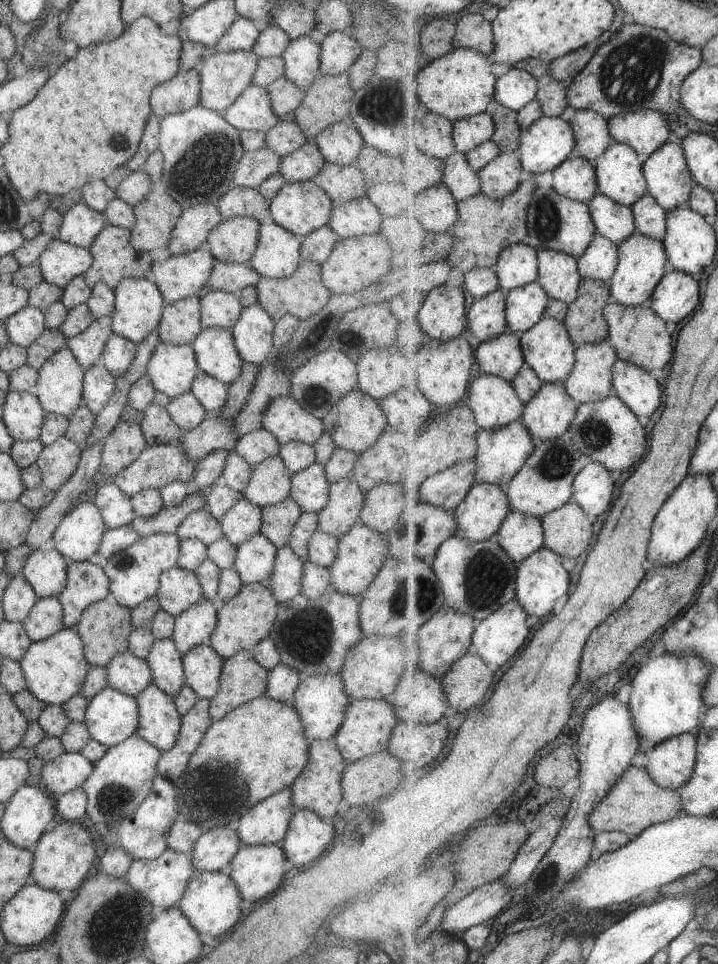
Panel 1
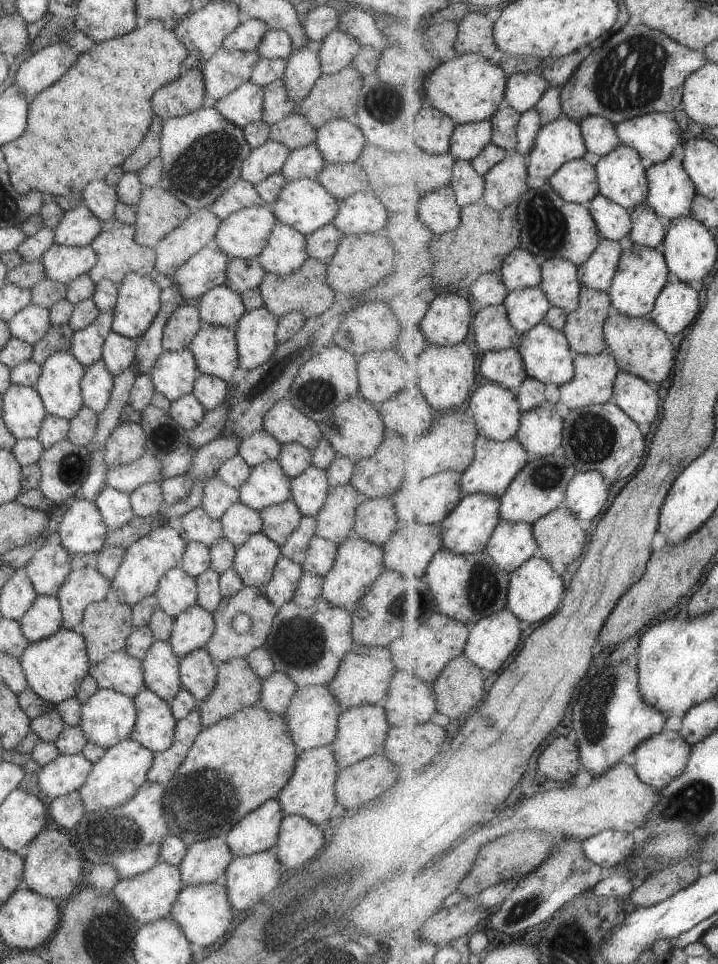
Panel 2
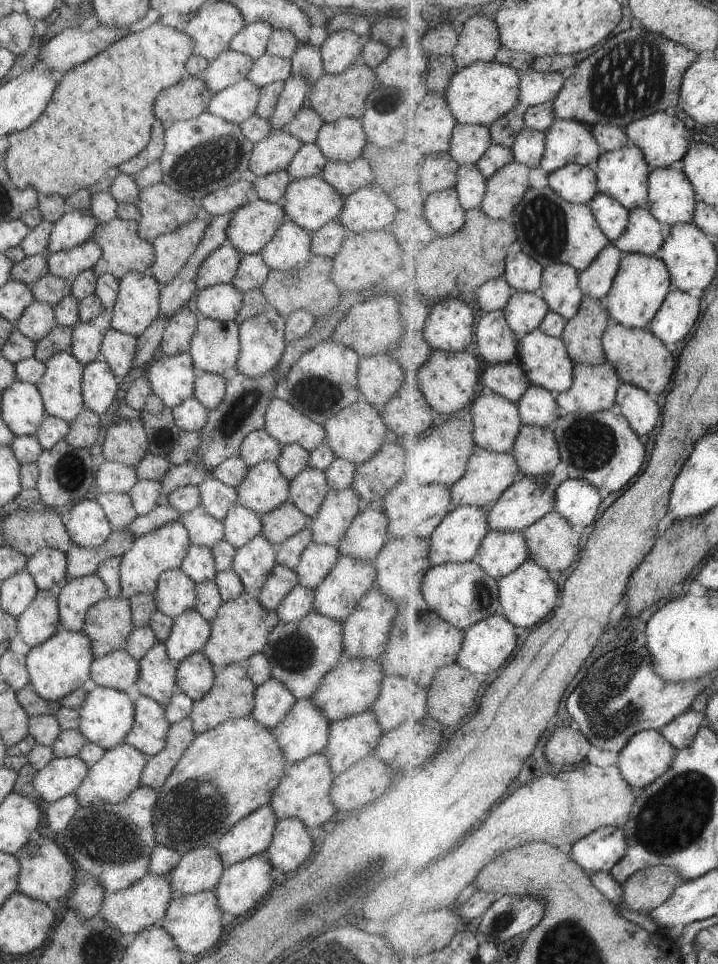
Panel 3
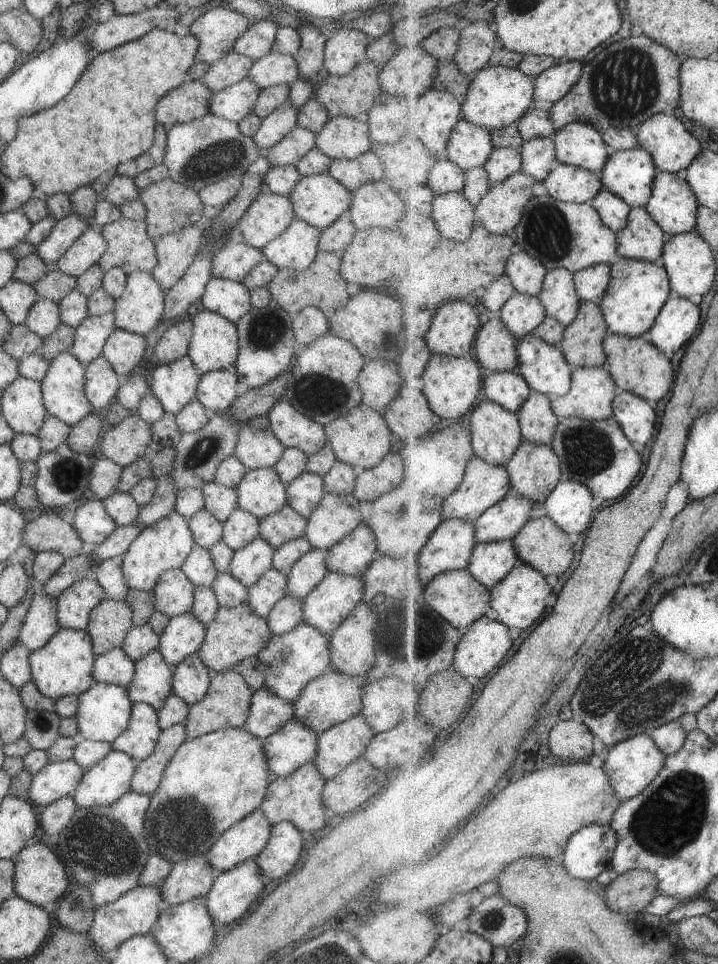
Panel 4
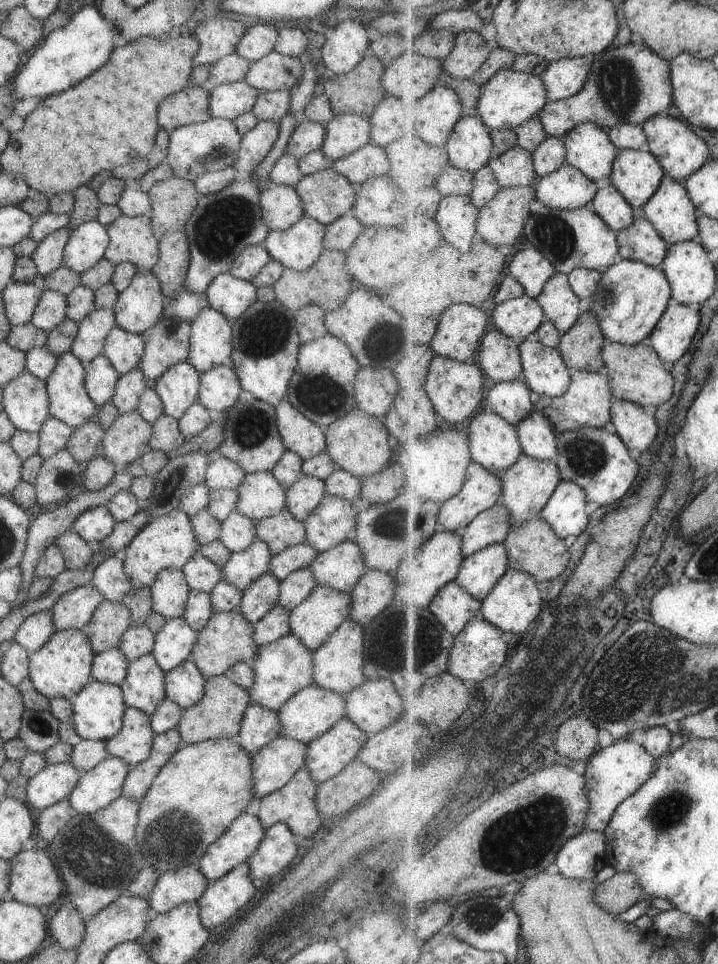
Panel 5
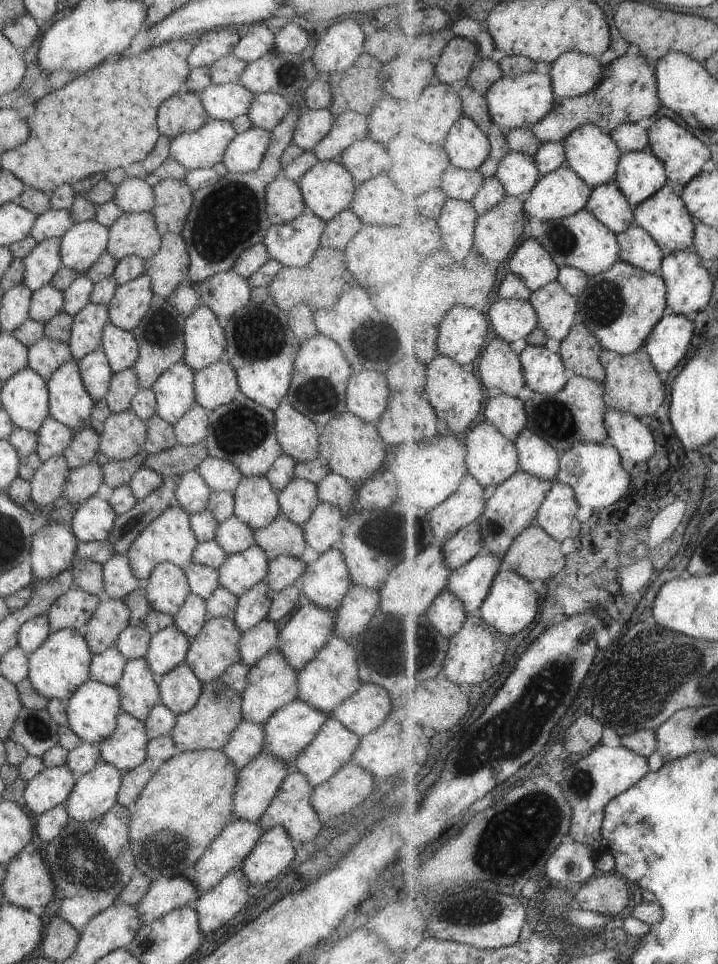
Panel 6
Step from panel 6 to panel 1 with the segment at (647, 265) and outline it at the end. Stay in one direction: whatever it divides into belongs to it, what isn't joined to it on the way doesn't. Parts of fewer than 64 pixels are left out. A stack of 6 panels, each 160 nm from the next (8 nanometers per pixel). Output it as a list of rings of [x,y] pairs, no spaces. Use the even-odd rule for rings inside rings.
[[[649,193],[642,196],[631,208],[636,218],[637,232],[662,241],[667,234],[667,215],[663,206]]]

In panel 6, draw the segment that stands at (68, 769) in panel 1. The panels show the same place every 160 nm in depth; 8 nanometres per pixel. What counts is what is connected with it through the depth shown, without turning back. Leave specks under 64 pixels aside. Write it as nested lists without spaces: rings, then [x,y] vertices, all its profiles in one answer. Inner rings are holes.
[[[64,765],[43,768],[27,781],[22,793],[22,807],[35,816],[64,804],[79,776],[73,775]]]

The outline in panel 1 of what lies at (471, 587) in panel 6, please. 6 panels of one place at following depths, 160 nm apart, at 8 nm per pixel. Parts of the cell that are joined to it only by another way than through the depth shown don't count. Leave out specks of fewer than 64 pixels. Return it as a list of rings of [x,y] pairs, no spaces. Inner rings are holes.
[[[512,510],[501,525],[497,539],[507,554],[519,565],[546,544],[546,530],[542,517]]]

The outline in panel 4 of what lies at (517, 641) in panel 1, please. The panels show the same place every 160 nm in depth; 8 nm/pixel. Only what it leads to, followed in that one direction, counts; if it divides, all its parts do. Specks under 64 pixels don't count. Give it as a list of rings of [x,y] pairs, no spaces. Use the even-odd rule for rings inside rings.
[[[485,615],[465,631],[453,668],[463,676],[485,678],[505,662],[511,648],[513,637],[509,636],[507,625],[494,615]]]

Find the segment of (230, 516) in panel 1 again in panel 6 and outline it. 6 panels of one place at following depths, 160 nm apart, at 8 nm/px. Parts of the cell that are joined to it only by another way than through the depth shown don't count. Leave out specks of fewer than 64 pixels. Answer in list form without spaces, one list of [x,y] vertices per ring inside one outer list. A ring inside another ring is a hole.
[[[233,514],[218,524],[213,540],[225,555],[237,554],[254,545],[251,528]]]

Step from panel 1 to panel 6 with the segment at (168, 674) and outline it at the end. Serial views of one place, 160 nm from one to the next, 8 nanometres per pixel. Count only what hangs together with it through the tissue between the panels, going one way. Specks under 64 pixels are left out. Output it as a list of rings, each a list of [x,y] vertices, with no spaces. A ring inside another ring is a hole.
[[[142,658],[126,661],[114,687],[119,694],[119,710],[143,723],[159,699],[157,679]]]

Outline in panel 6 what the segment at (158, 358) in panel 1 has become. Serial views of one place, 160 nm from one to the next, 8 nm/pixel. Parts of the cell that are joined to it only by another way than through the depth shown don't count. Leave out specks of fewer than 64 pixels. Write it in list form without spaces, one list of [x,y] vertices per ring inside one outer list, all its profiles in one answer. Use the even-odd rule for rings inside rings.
[[[182,361],[167,368],[151,384],[155,400],[155,416],[173,425],[191,406],[194,406],[194,372]]]

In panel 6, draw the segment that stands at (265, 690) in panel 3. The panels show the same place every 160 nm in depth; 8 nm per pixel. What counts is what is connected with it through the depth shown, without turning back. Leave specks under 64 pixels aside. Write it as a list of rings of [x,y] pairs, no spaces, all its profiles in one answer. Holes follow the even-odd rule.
[[[241,720],[238,726],[229,734],[229,740],[221,748],[229,764],[235,766],[235,770],[243,769],[247,762],[251,762],[261,753],[263,748],[262,724],[249,724]]]

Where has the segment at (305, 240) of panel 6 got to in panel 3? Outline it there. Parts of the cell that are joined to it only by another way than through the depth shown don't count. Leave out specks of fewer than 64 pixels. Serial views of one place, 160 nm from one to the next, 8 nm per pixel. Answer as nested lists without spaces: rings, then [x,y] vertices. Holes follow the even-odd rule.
[[[285,220],[258,256],[270,270],[300,268],[312,258],[311,238],[312,233]]]

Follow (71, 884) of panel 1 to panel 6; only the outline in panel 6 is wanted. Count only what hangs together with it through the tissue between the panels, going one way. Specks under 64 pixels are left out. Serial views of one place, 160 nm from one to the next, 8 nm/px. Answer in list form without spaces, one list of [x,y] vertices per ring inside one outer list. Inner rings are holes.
[[[20,851],[4,867],[2,903],[19,908],[44,908],[53,899],[53,882],[39,851],[32,854]]]

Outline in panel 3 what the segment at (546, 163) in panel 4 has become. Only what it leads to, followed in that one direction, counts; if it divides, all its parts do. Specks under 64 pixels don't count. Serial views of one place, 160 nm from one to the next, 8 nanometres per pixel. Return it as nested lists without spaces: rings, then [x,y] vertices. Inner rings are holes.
[[[523,128],[513,144],[512,152],[515,161],[529,166],[531,169],[541,166],[546,150],[546,134],[539,130]]]

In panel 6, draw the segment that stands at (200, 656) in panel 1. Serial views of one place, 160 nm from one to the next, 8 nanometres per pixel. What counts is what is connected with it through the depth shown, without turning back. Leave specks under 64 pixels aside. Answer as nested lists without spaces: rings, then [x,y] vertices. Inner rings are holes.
[[[180,663],[157,679],[158,704],[171,710],[175,716],[185,713],[198,700],[201,686],[193,672],[185,664]]]

